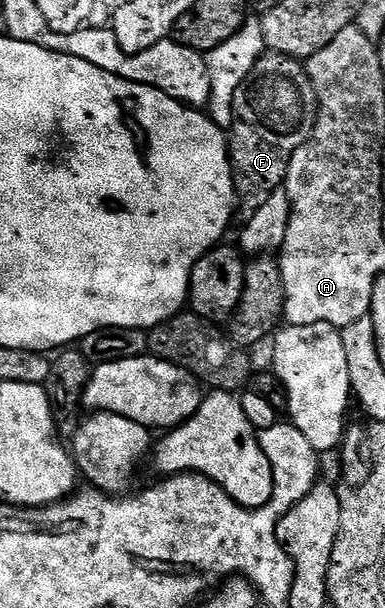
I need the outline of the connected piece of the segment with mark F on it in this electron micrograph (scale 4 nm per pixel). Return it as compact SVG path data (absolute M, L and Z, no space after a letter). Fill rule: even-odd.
M264 52L245 82L241 82L231 103L232 117L255 116L255 124L243 120L229 132L231 175L235 177L237 208L244 212L244 217L254 216L257 209L284 187L289 162L311 137L318 113L319 96L304 61L280 52Z

